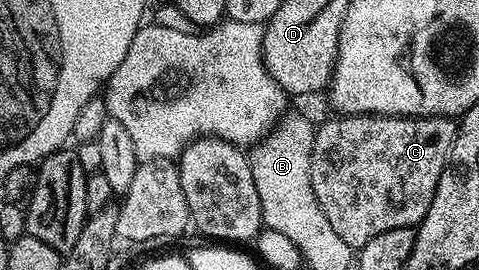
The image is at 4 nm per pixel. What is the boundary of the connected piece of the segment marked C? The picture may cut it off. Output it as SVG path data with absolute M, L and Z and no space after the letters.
M337 115L332 119L334 121L325 121L322 125L316 126L314 145L311 151L311 185L323 213L327 215L331 226L335 227L340 239L349 244L352 250L360 251L367 243L371 243L371 239L375 239L375 235L383 235L383 231L395 231L395 227L413 229L420 225L421 220L431 207L431 199L435 199L439 179L443 175L446 165L449 164L449 156L457 138L458 122L452 117L387 117L384 115Z

